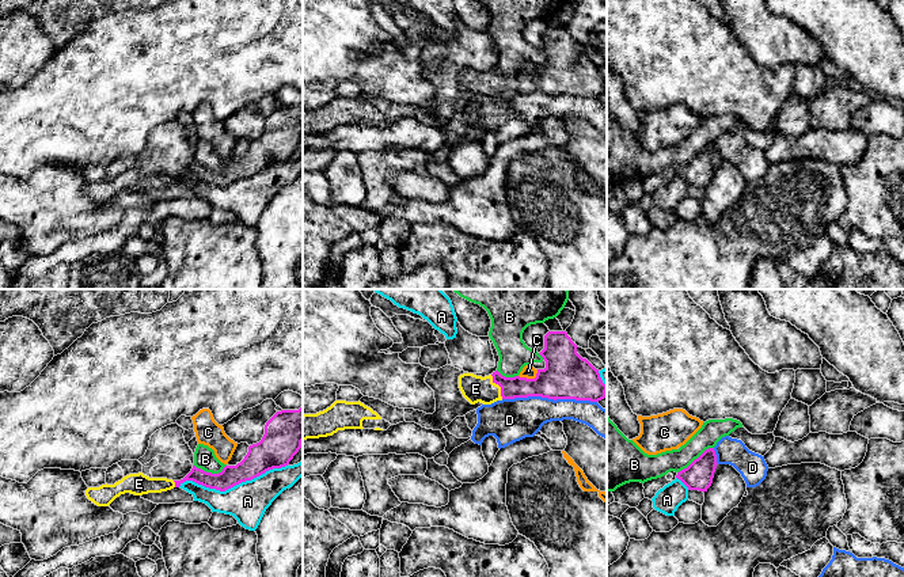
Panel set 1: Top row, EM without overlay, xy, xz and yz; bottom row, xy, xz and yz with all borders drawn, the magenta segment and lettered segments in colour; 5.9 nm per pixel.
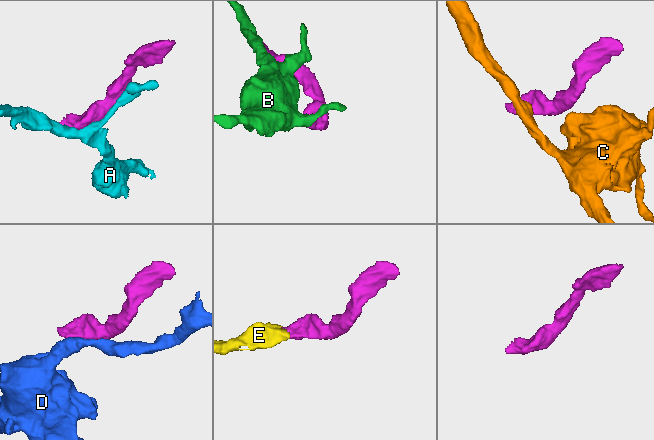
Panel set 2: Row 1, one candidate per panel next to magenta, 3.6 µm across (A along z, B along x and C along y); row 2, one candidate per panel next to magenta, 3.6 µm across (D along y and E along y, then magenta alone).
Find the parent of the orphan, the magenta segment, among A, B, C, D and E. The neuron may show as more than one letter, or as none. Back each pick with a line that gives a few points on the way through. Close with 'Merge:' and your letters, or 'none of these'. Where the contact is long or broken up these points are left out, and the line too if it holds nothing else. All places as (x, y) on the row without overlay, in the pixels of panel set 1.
E: runs through xz (542, 82), (500, 82), (475, 84)
Merge: E

